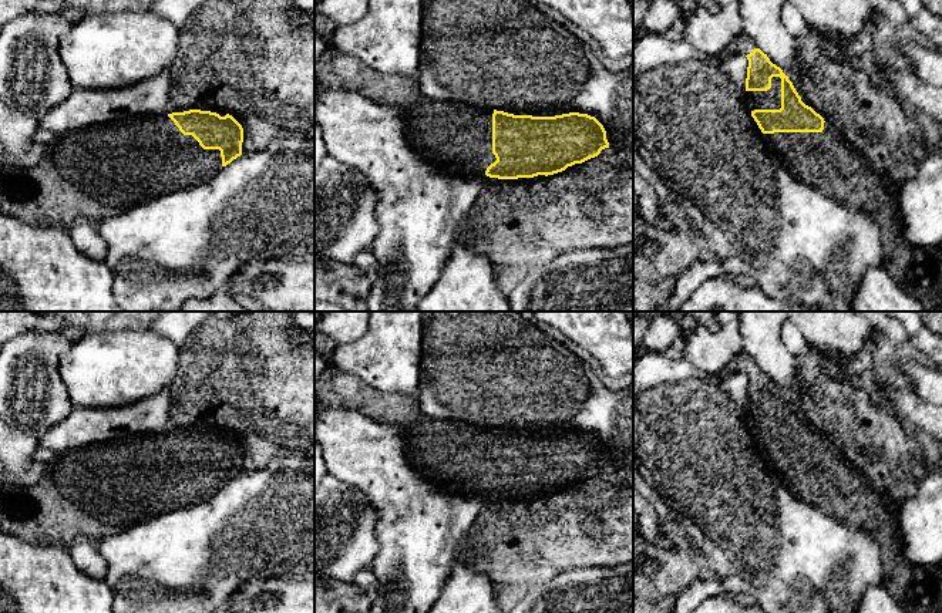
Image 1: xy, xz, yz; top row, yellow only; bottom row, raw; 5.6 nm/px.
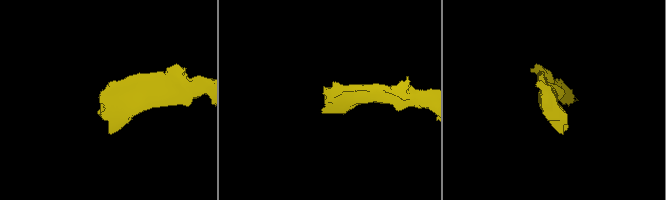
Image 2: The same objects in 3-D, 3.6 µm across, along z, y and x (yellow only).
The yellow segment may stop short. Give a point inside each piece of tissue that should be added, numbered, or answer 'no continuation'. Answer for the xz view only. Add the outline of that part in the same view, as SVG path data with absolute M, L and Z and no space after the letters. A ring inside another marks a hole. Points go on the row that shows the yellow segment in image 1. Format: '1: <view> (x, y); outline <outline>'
1: xz (457, 138); outline M332 44L314 61L314 84L326 90L344 87L359 91L374 102L396 107L406 122L410 145L444 174L484 178L487 168L497 161L492 154L494 110L425 97L417 78L377 71Z

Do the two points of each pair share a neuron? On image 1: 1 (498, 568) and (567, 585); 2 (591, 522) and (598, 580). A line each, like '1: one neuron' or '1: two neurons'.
1: two neurons
2: two neurons

